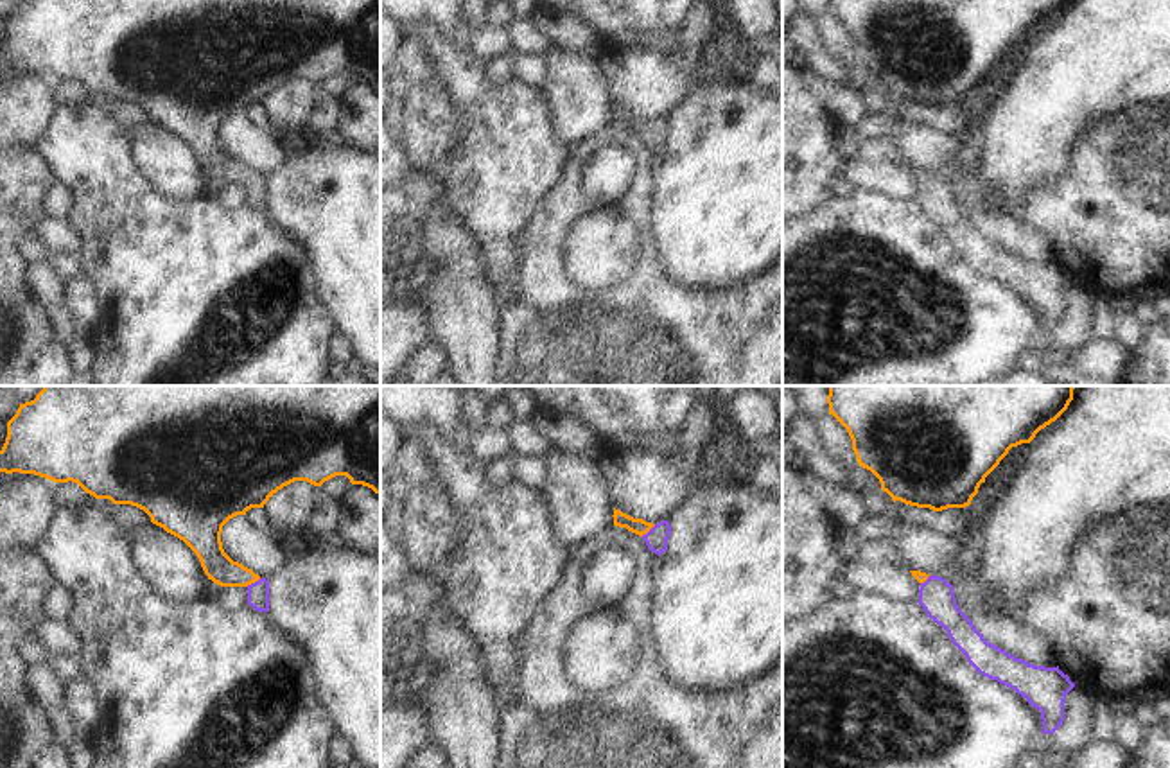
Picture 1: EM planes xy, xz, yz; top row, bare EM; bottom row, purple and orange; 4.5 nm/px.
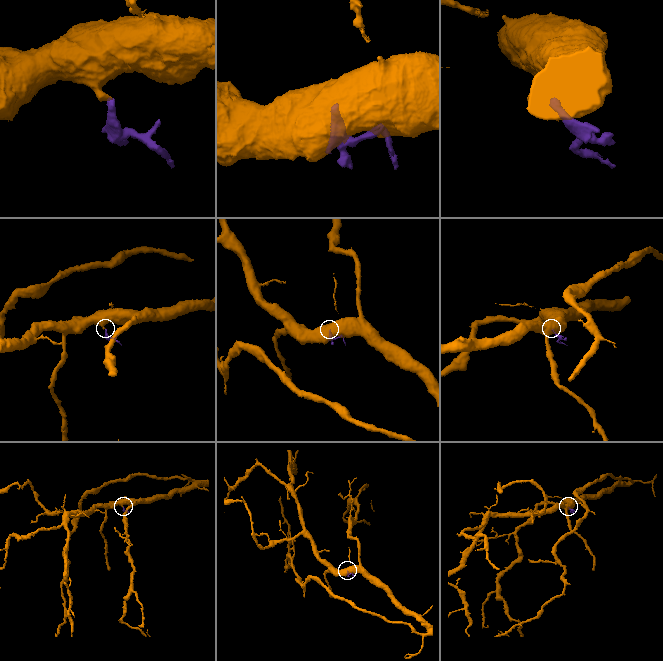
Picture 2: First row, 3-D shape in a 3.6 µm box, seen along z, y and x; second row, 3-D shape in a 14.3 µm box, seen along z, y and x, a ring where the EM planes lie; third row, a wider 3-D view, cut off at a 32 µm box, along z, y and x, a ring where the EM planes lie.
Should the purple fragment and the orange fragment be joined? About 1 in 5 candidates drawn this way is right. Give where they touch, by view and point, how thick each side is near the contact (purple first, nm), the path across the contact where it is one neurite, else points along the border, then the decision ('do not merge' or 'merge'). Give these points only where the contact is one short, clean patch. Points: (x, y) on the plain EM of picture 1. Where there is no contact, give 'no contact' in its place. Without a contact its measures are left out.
xy (255, 180) | 100/140 nm | across xy (257, 191), (255, 180), (227, 171), (218, 164) | merge

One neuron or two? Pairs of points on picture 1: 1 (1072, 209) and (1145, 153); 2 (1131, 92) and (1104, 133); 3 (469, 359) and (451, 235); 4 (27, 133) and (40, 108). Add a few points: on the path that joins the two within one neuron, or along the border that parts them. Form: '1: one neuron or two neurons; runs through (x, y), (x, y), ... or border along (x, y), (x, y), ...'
1: one neuron; runs through (1090, 205), (1127, 171)
2: two neurons; border along (1151, 104), (1109, 110), (1093, 117), (1082, 128)
3: one neuron; runs through (469, 329), (460, 296), (460, 266)
4: one neuron; runs through (27, 128), (27, 121), (34, 113)

